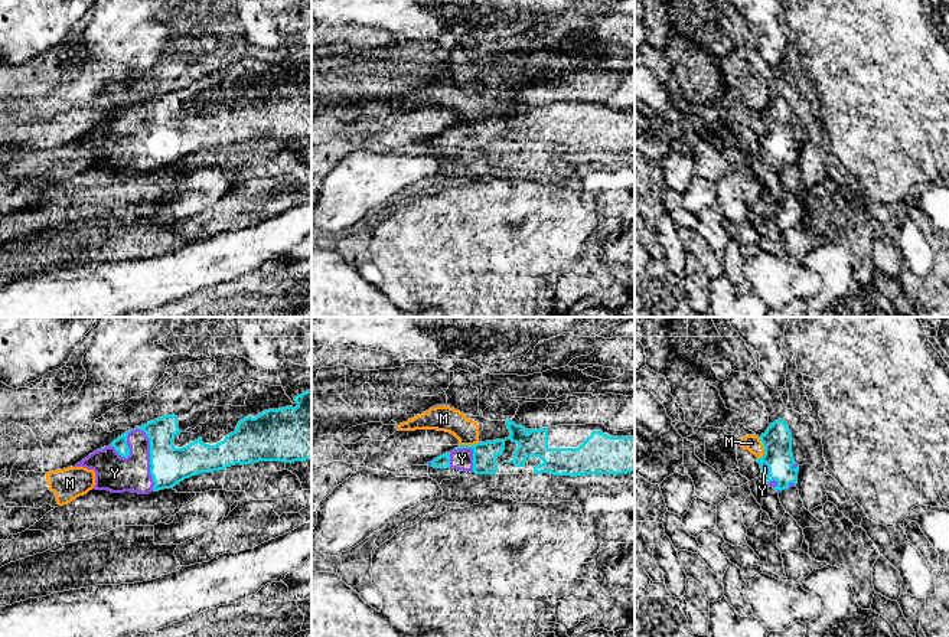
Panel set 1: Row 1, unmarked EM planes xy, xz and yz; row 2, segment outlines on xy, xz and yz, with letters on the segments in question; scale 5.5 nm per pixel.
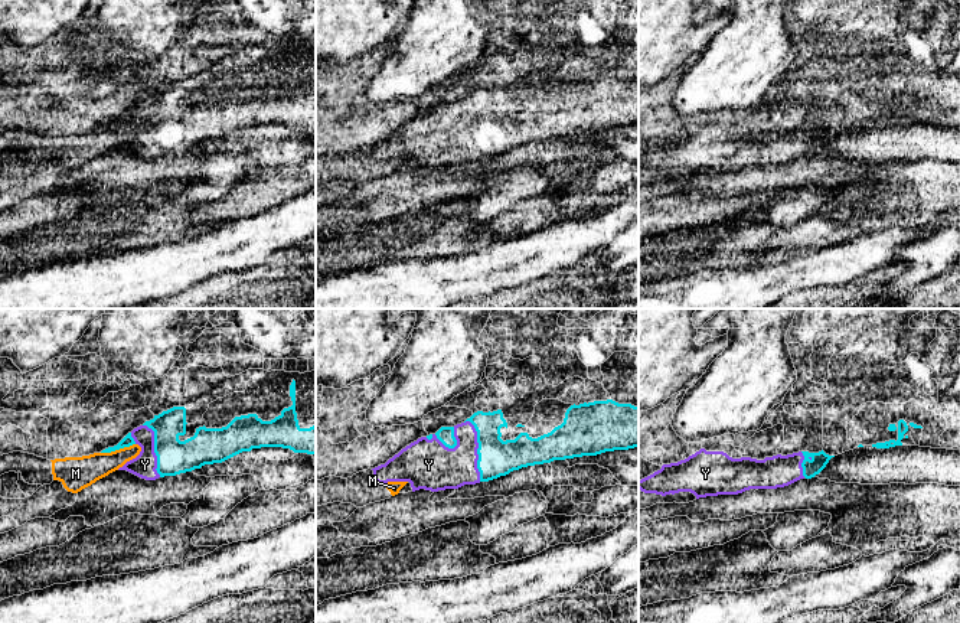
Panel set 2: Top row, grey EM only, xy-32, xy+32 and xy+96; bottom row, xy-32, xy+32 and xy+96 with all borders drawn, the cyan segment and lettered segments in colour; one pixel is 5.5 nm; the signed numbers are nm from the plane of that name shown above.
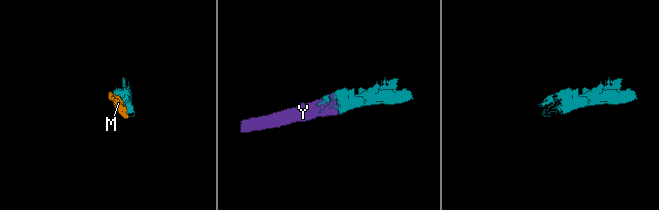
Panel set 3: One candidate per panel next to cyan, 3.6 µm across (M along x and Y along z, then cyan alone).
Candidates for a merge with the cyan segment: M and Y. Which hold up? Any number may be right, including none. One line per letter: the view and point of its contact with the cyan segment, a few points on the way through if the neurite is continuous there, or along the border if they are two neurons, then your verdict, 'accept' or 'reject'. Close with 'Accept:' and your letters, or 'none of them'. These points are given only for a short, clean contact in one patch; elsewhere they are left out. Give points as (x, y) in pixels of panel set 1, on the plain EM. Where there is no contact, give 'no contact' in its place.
M: yz (763, 124) | along yz (757, 114), (763, 126), (760, 136) | reject
Y: xy (150, 134) | accept
Accept: Y

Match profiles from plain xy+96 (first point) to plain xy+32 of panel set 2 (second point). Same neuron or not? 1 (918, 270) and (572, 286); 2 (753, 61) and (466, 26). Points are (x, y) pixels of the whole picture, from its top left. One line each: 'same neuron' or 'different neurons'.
1: different neurons
2: same neuron

